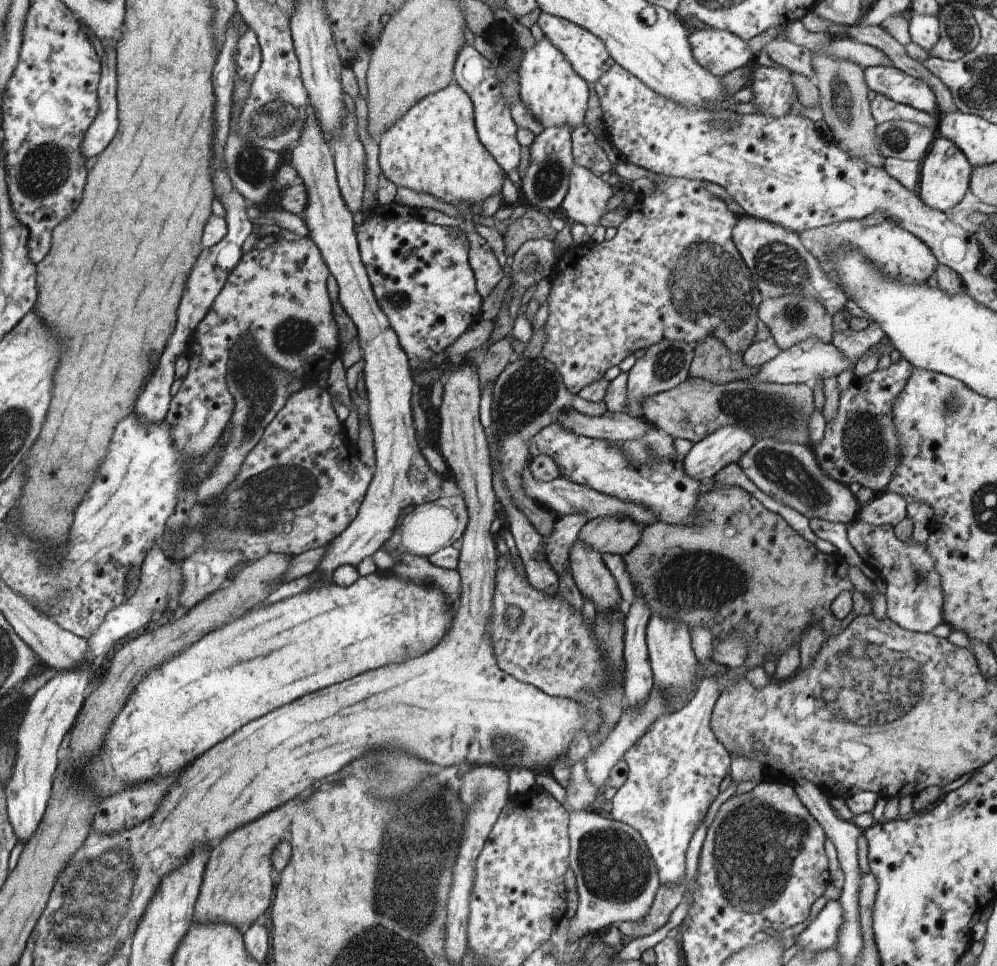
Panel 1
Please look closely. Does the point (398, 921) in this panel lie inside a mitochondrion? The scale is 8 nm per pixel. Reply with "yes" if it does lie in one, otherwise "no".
yes

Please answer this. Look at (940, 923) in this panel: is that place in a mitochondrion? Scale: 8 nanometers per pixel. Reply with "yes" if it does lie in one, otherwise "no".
no

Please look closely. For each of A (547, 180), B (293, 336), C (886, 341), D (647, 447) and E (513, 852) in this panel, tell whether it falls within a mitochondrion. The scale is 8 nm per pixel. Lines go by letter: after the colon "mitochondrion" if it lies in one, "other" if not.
A: mitochondrion
B: mitochondrion
C: other
D: mitochondrion
E: other

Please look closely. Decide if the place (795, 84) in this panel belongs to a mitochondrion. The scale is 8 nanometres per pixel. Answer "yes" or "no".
no

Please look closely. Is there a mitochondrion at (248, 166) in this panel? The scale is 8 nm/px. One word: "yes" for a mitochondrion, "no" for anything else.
yes

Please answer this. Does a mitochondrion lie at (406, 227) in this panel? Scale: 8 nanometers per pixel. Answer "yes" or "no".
no

